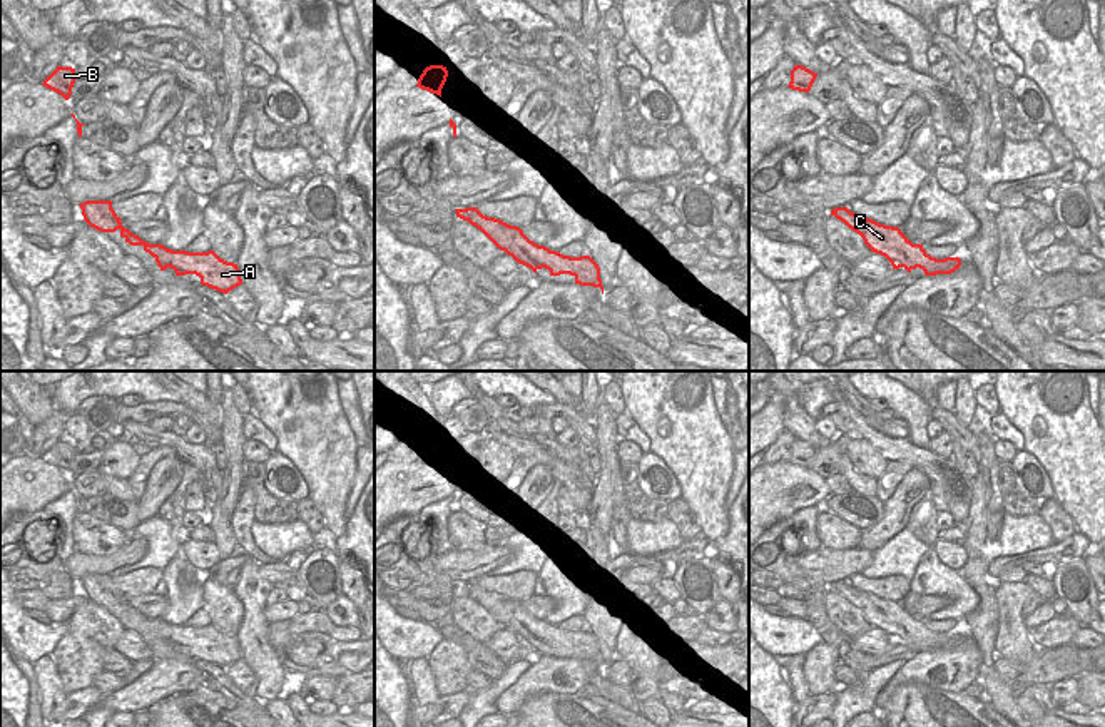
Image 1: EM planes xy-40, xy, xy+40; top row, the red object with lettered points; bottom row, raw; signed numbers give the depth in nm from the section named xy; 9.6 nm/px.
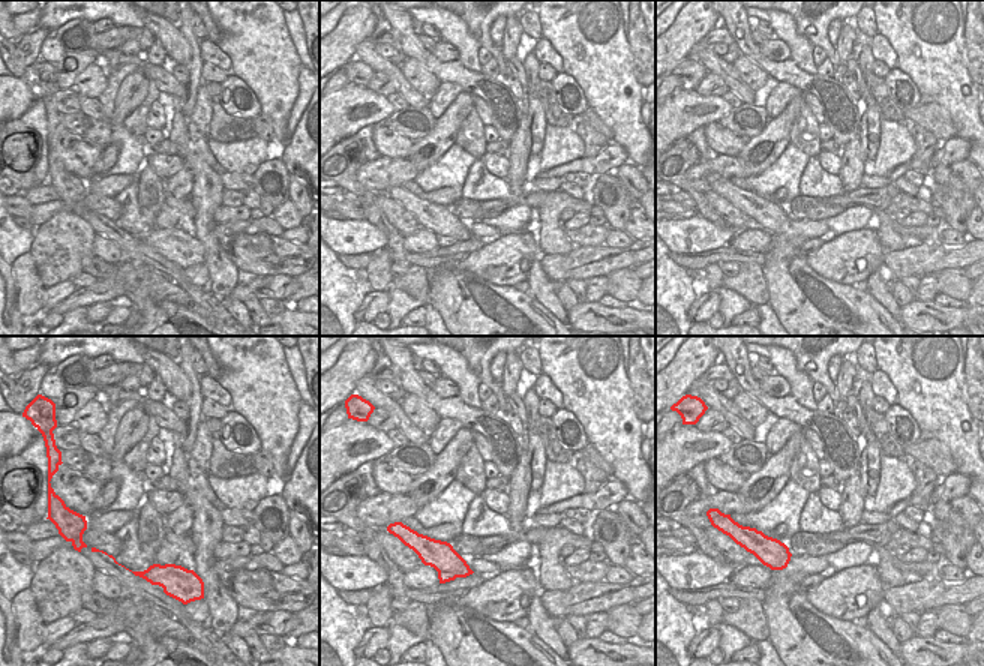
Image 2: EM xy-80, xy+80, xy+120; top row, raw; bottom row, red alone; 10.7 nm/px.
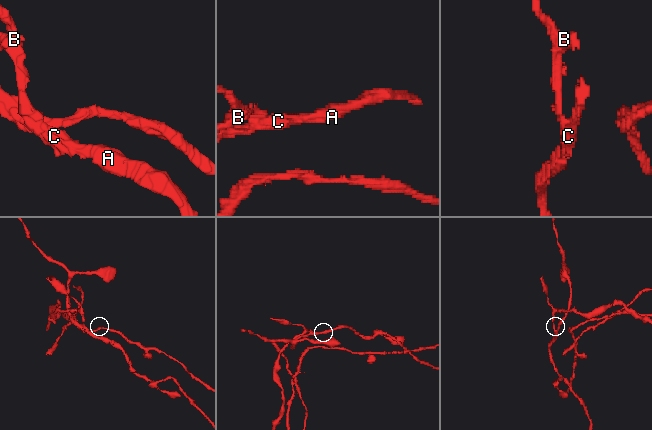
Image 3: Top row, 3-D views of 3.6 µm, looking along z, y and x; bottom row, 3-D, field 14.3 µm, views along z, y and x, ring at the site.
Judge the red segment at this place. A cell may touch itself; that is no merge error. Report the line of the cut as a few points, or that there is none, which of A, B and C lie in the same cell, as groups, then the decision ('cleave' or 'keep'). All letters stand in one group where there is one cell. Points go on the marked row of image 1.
cut in xy-40 along (121, 228), (124, 229); A C / B; cleave

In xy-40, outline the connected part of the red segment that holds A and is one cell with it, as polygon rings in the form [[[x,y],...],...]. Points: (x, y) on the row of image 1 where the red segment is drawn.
[[[120,229],[120,237],[130,246],[142,246],[155,259],[160,271],[171,267],[176,276],[196,274],[202,286],[224,294],[242,284],[237,264],[221,259],[214,251],[172,251],[162,244],[149,244],[129,229]]]

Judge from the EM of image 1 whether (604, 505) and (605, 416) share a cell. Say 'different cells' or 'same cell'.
same cell

